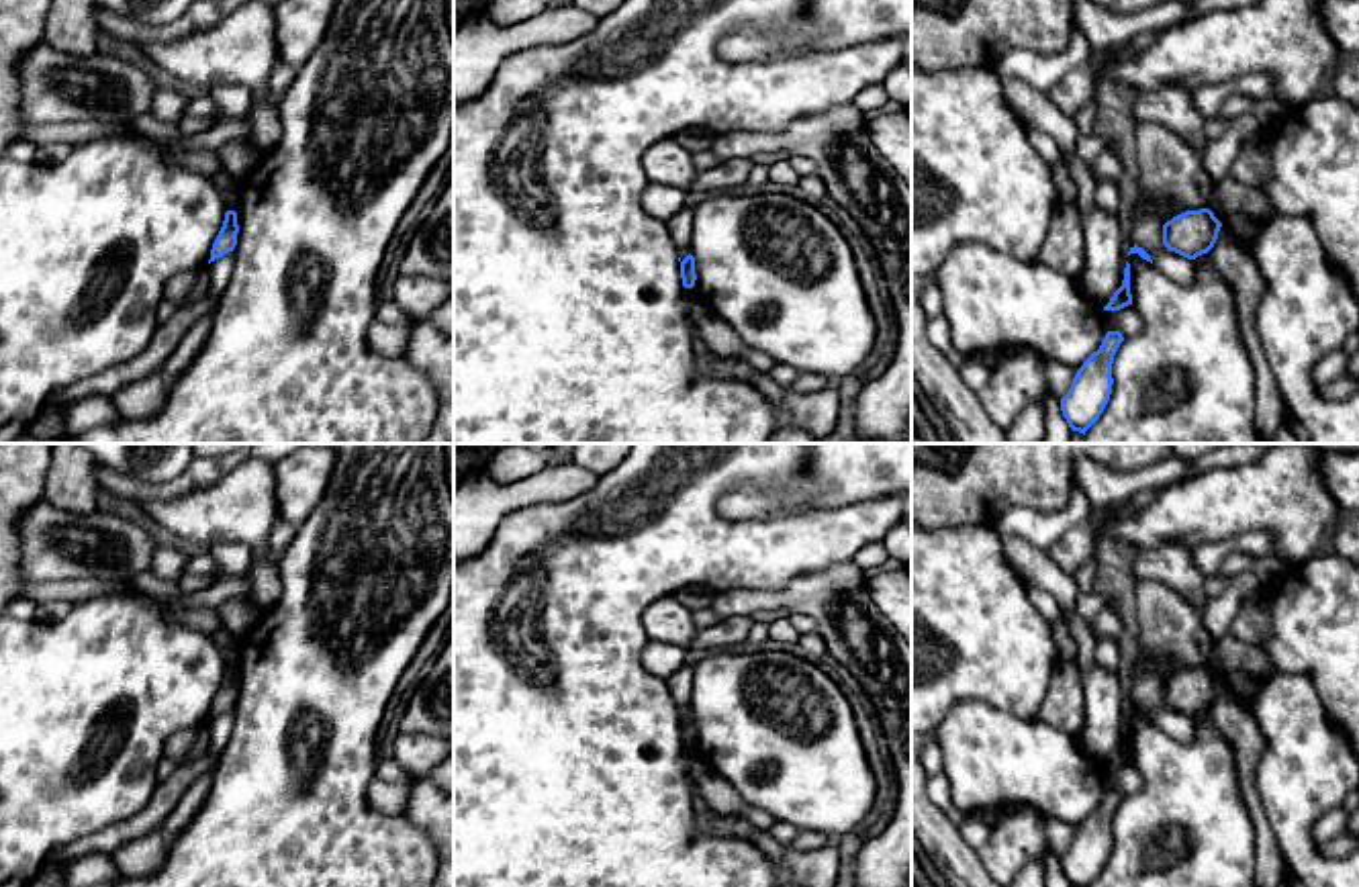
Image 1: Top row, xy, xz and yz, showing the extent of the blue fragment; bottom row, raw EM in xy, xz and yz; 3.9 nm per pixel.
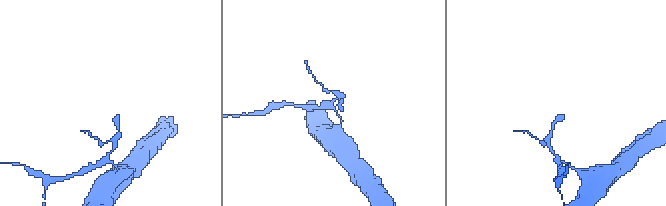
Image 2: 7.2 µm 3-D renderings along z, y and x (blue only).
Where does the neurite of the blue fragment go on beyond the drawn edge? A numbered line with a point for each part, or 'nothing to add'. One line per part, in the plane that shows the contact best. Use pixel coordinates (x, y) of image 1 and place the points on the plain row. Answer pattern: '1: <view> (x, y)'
nothing to add

